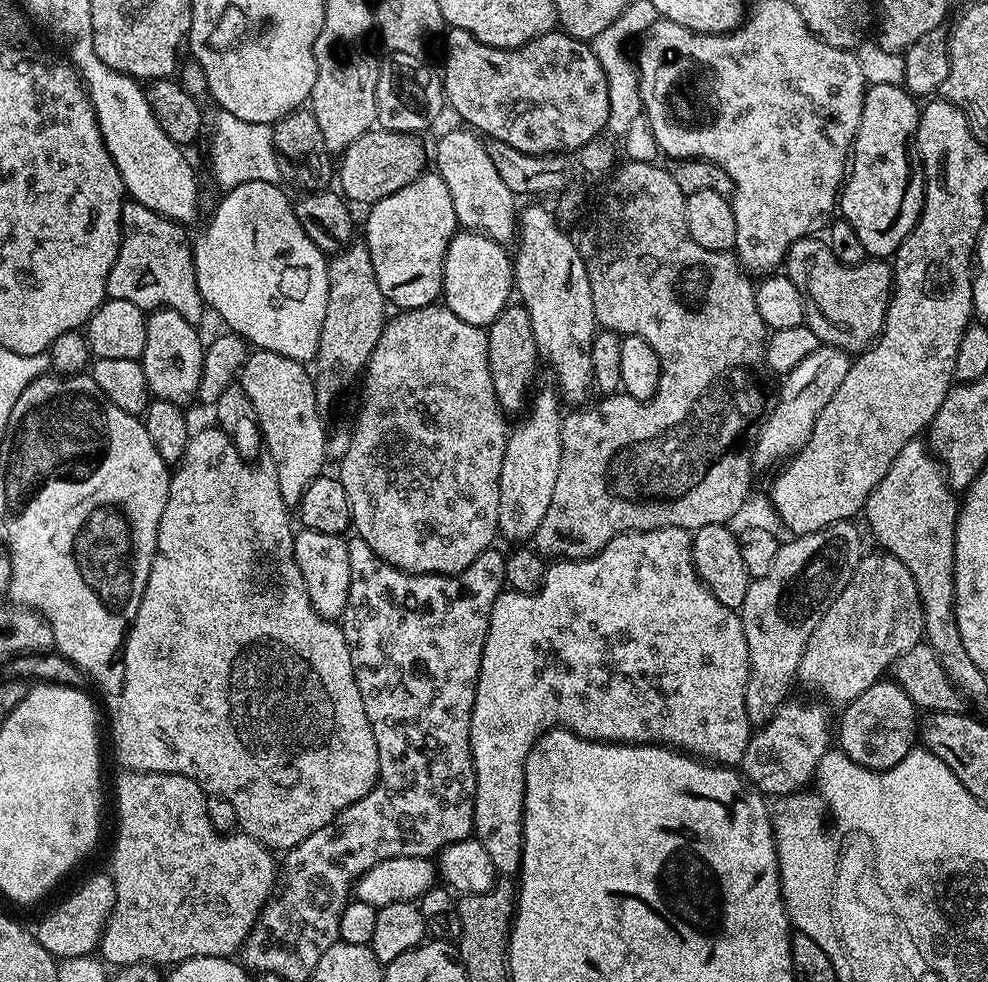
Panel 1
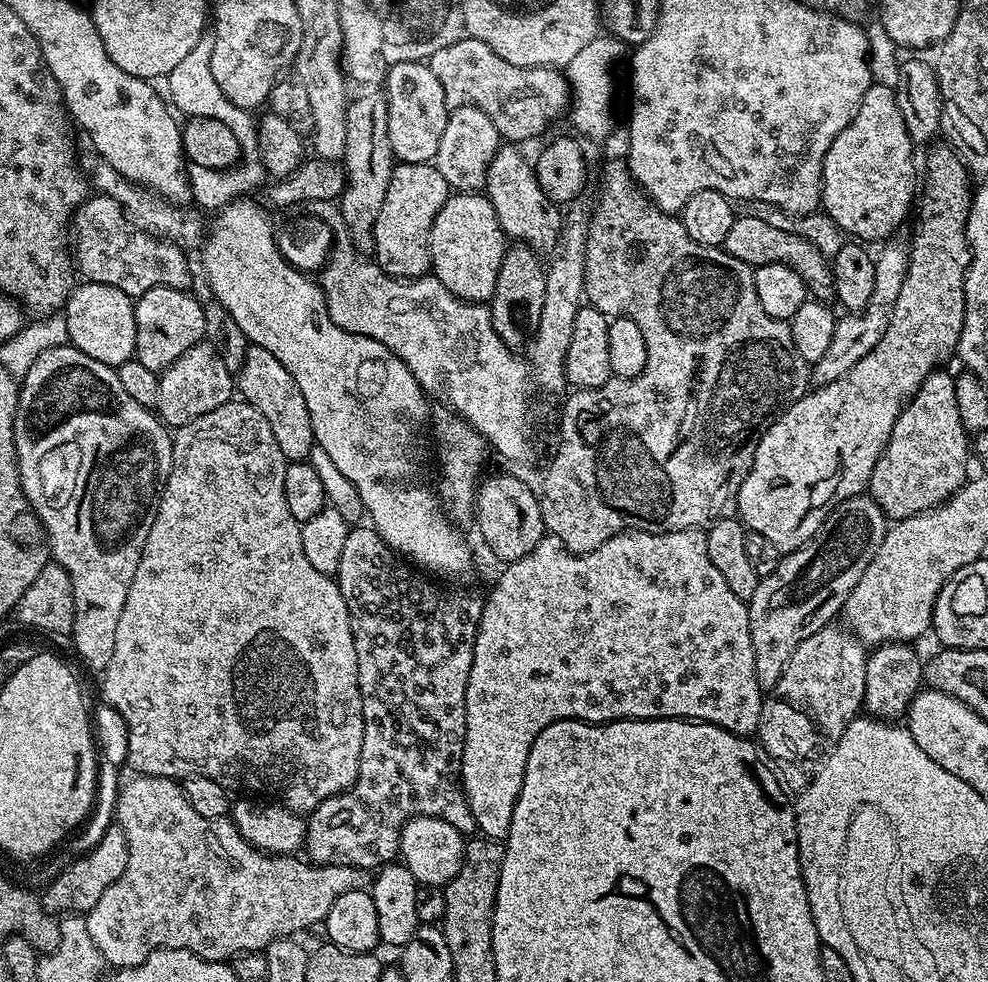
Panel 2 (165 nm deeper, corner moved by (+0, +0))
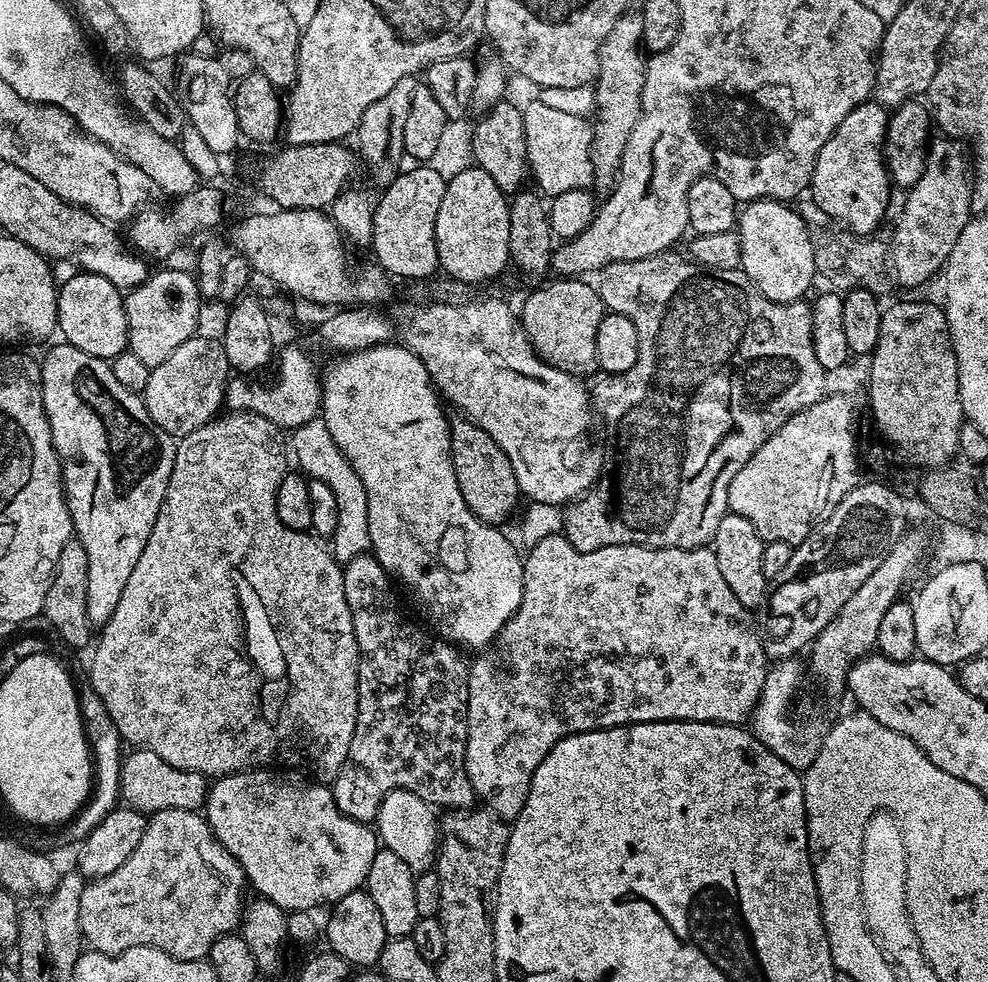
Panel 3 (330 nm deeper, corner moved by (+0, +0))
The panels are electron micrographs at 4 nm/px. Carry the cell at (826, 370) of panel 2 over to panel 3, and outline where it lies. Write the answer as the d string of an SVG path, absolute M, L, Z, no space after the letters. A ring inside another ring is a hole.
M953 137L939 139L929 145L922 177L907 191L902 214L890 239L891 271L893 268L897 282L908 288L920 286L930 276L939 273L958 235L962 234L972 217L970 170L965 143Z

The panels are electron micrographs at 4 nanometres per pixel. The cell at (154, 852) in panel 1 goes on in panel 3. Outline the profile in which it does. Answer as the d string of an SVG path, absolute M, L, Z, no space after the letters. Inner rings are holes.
M167 808L166 810L158 810L151 813L147 817L147 821L148 825L142 834L142 842L138 842L138 850L134 850L134 854L130 854L130 858L126 858L126 862L122 866L118 866L118 870L114 870L114 874L98 876L89 879L85 883L82 890L82 902L78 906L80 935L86 941L89 949L102 954L110 954L111 956L117 956L118 953L130 950L134 946L154 946L158 950L168 952L179 960L205 959L210 946L214 946L214 942L218 942L218 938L235 933L242 923L244 905L246 903L246 895L244 896L246 877L242 866L217 842L216 836L210 830L207 819L199 811L191 812L190 810Z

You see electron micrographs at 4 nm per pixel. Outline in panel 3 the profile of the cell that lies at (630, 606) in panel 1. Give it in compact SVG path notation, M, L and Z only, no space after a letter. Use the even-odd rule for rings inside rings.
M557 534L542 538L542 542L531 545L527 552L523 557L524 593L522 594L522 602L518 606L516 613L504 623L500 635L494 641L494 649L496 648L497 654L500 655L500 660L495 660L492 656L484 656L488 654L480 654L477 655L480 657L476 661L474 659L471 661L468 669L468 741L466 742L464 765L466 766L466 774L470 778L470 786L482 801L483 807L487 808L492 815L500 817L505 822L515 820L516 815L520 813L522 806L526 802L526 794L530 794L530 786L528 784L532 781L534 770L538 770L538 762L542 762L542 758L546 758L546 754L550 754L553 746L564 736L573 736L575 732L593 732L599 728L619 728L621 724L645 724L655 720L701 720L707 724L734 724L740 726L751 717L760 700L760 695L763 694L770 660L765 653L764 641L761 633L758 631L757 621L756 624L752 621L753 613L746 606L742 606L742 602L738 602L738 598L734 598L729 584L724 581L722 573L718 571L718 558L714 558L711 547L647 548L644 544L619 544L618 546L606 546L602 550L594 550L593 552L579 552L574 550L574 546L570 546L570 542L563 534Z

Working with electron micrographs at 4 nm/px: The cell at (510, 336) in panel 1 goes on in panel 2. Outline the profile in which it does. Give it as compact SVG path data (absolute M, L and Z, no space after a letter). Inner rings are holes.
M512 242L504 249L502 266L498 270L498 282L494 286L494 294L490 301L490 311L494 330L498 330L498 338L508 348L520 350L520 347L527 345L530 340L530 334L536 331L539 319L542 318L542 306L545 305L547 274L545 272L546 264L540 261L537 249L531 248L523 242Z

